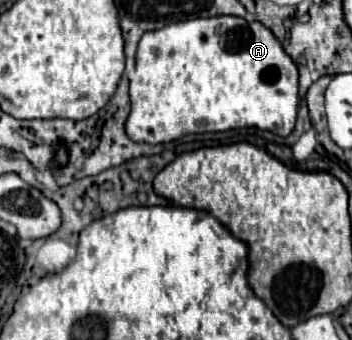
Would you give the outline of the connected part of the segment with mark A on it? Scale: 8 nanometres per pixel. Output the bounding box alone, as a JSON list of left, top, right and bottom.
[126,16,298,144]

